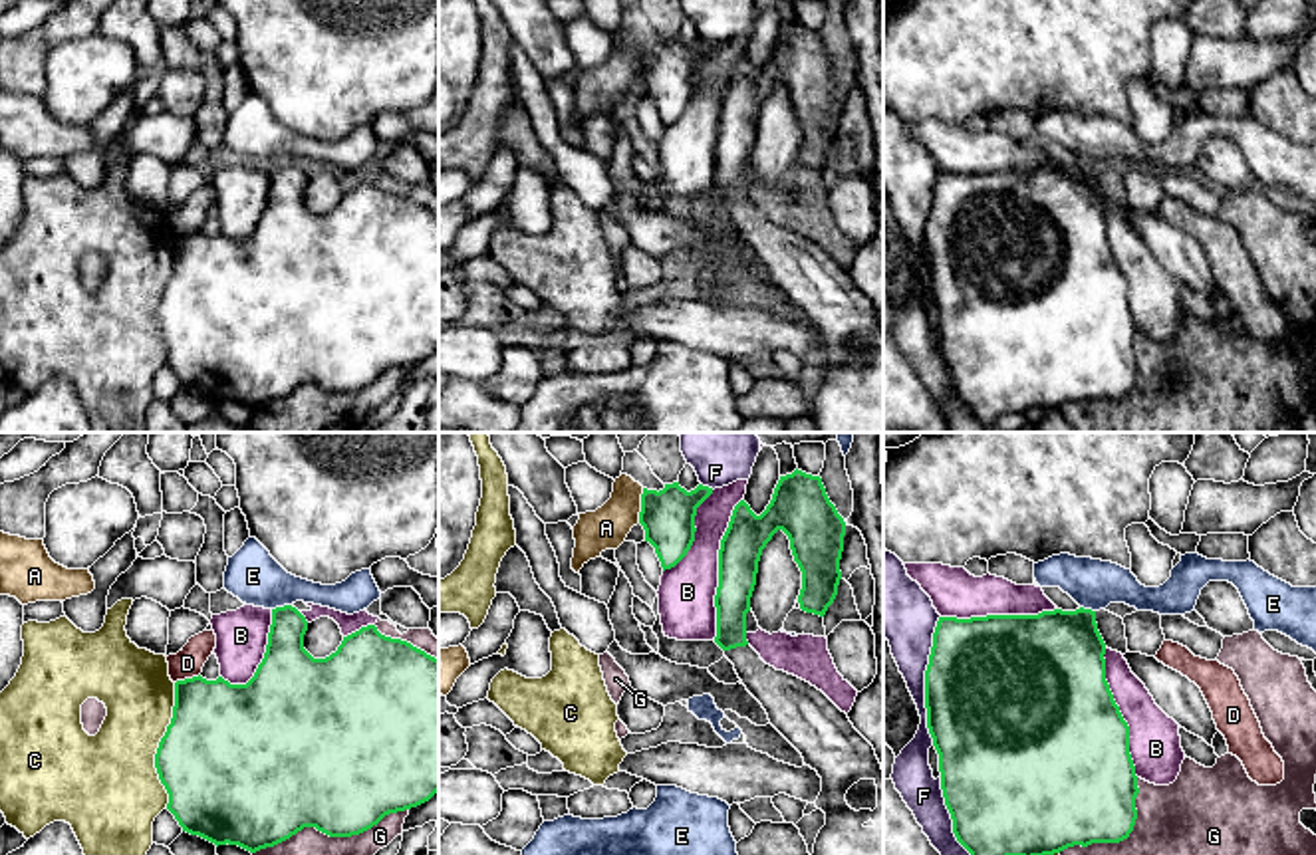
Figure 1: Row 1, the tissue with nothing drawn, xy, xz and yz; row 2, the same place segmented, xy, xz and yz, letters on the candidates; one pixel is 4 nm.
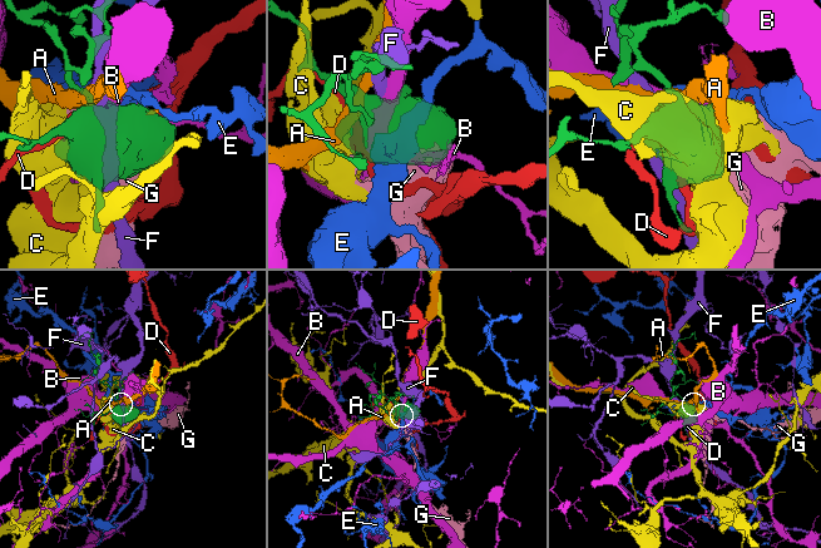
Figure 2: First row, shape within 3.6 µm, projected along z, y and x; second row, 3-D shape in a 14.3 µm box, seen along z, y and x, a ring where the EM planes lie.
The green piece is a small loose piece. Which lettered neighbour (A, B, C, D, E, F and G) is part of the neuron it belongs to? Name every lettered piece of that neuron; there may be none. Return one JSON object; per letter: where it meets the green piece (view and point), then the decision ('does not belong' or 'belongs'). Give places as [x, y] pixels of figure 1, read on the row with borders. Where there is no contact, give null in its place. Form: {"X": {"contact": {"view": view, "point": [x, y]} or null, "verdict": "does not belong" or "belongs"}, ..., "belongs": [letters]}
{"A": {"contact": {"view": "xz", "point": [642, 506]}, "verdict": "does not belong"}, "B": {"contact": {"view": "xz", "point": [719, 570]}, "verdict": "does not belong"}, "C": {"contact": {"view": "xy", "point": [159, 746]}, "verdict": "does not belong"}, "D": {"contact": {"view": "xy", "point": [187, 679]}, "verdict": "does not belong"}, "E": {"contact": {"view": "xy", "point": [280, 608]}, "verdict": "does not belong"}, "F": {"contact": {"view": "yz", "point": [925, 681]}, "verdict": "does not belong"}, "G": {"contact": {"view": "xy", "point": [330, 836]}, "verdict": "does not belong"}, "belongs": []}

